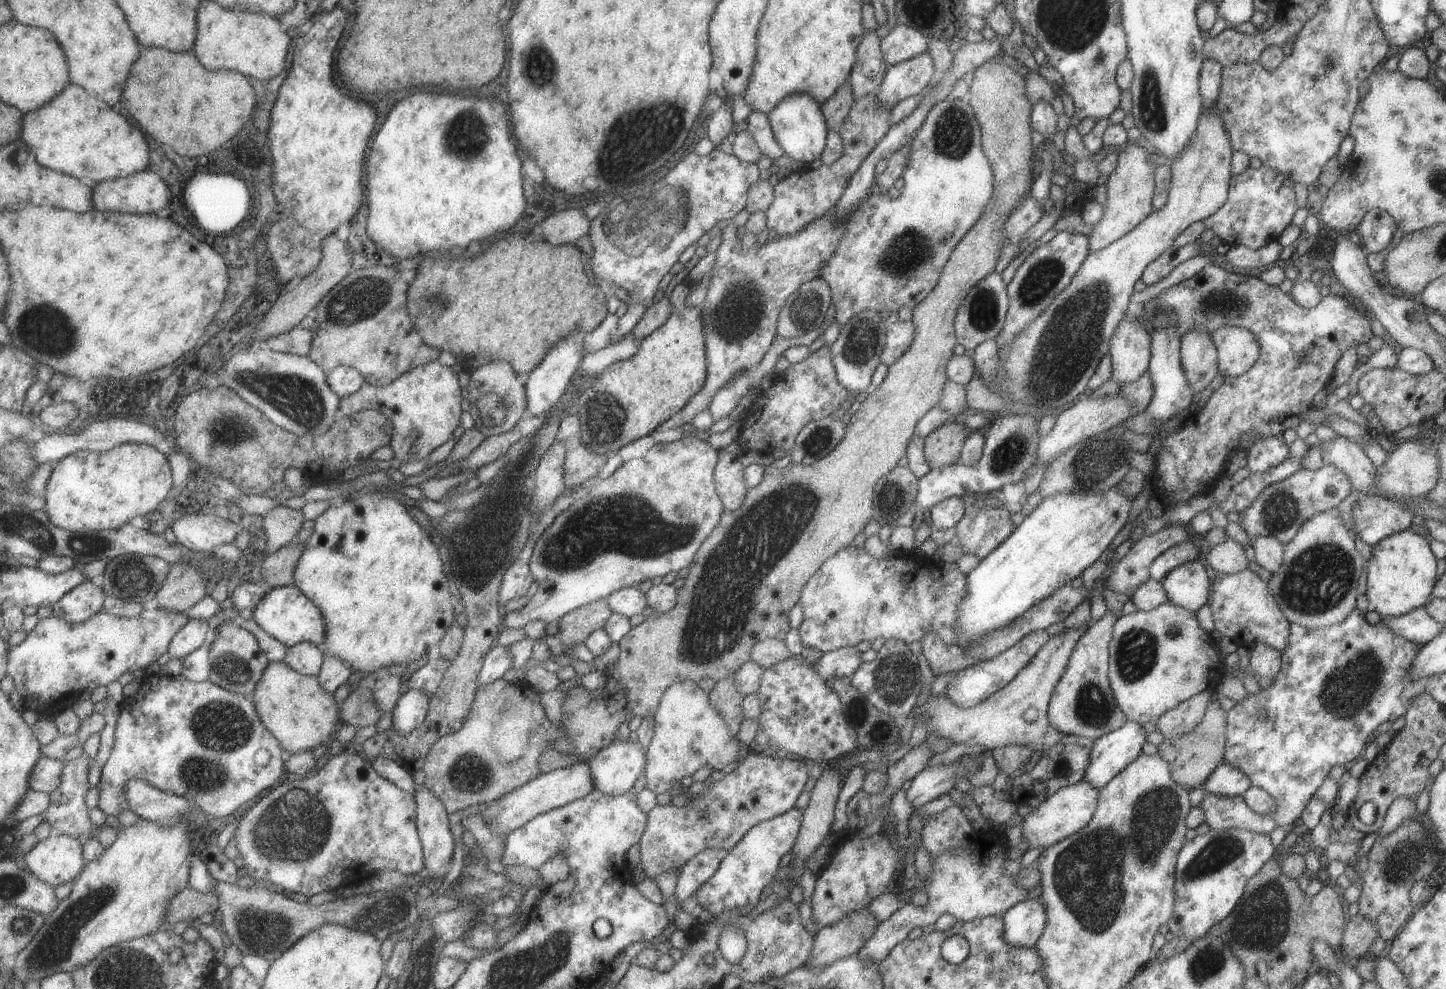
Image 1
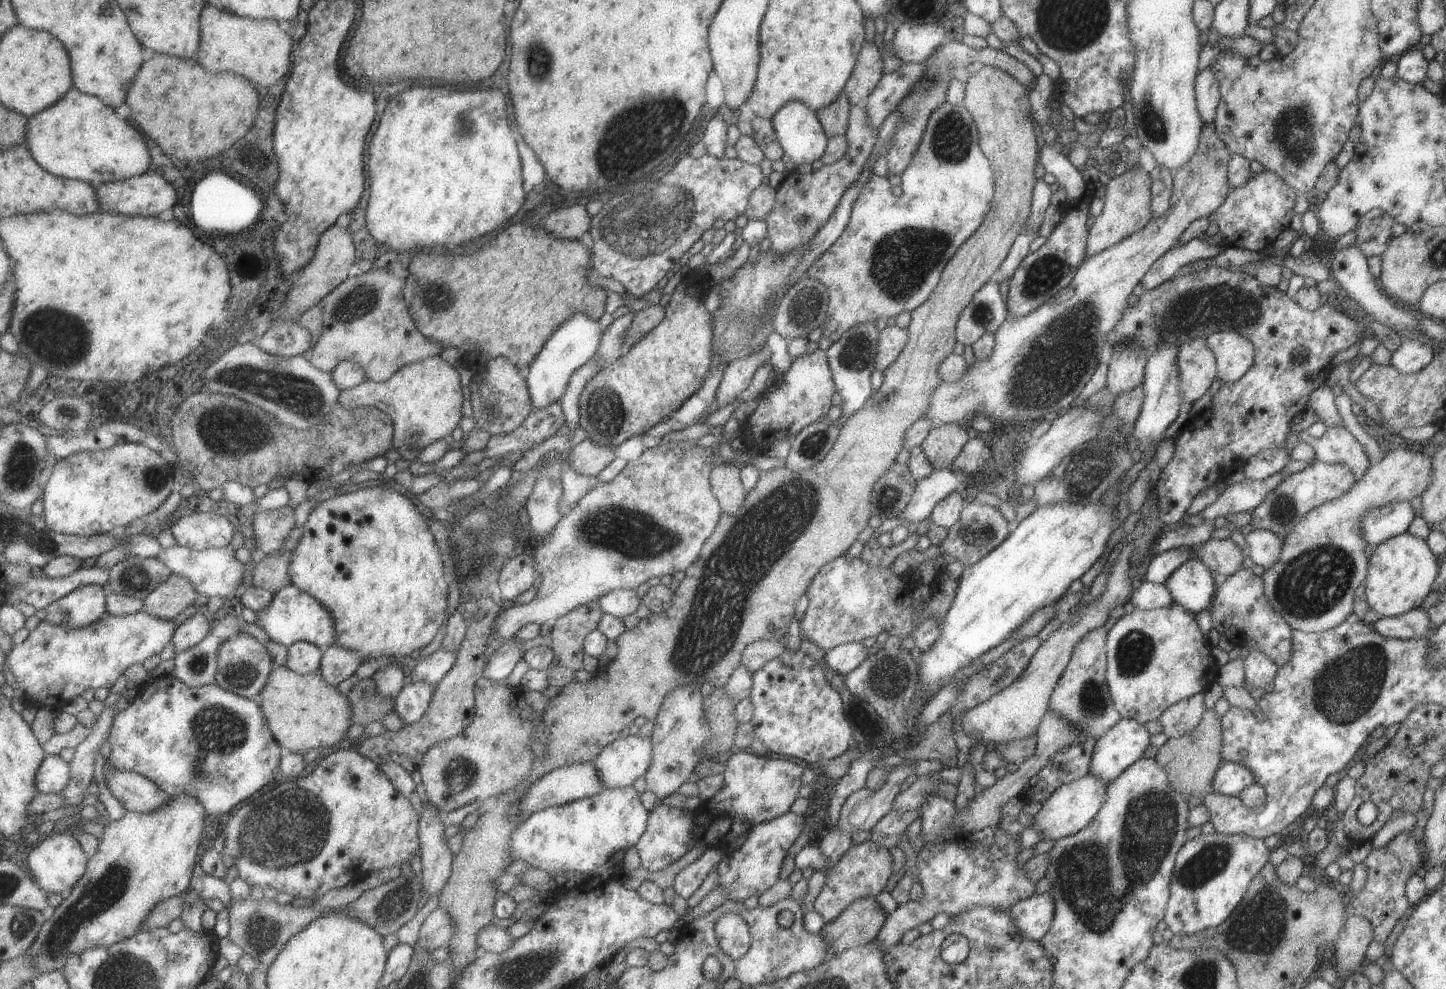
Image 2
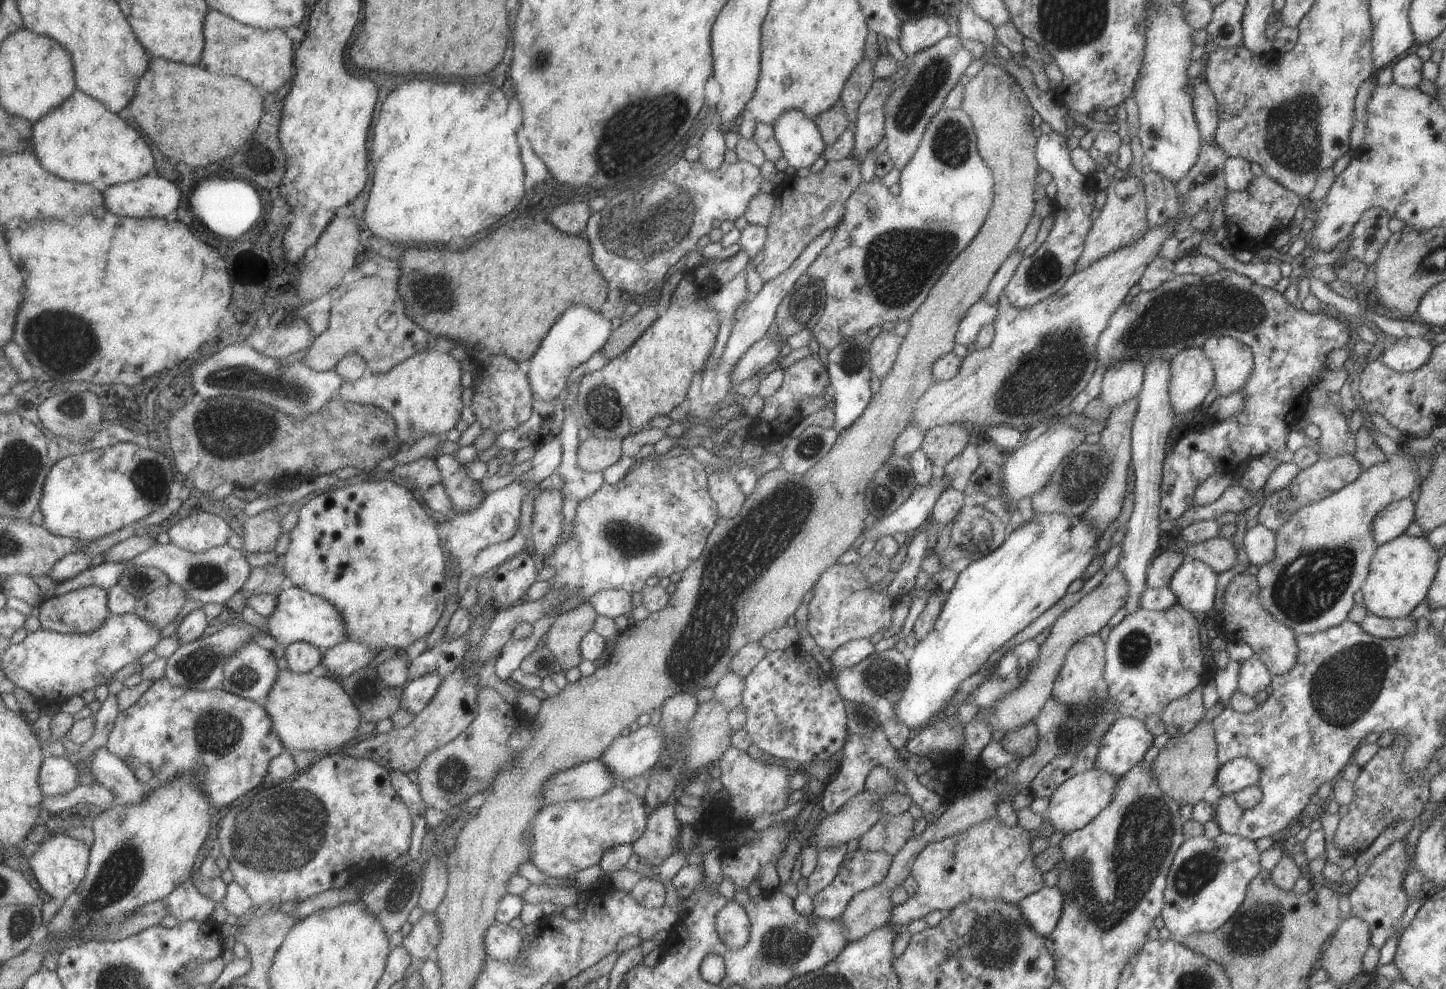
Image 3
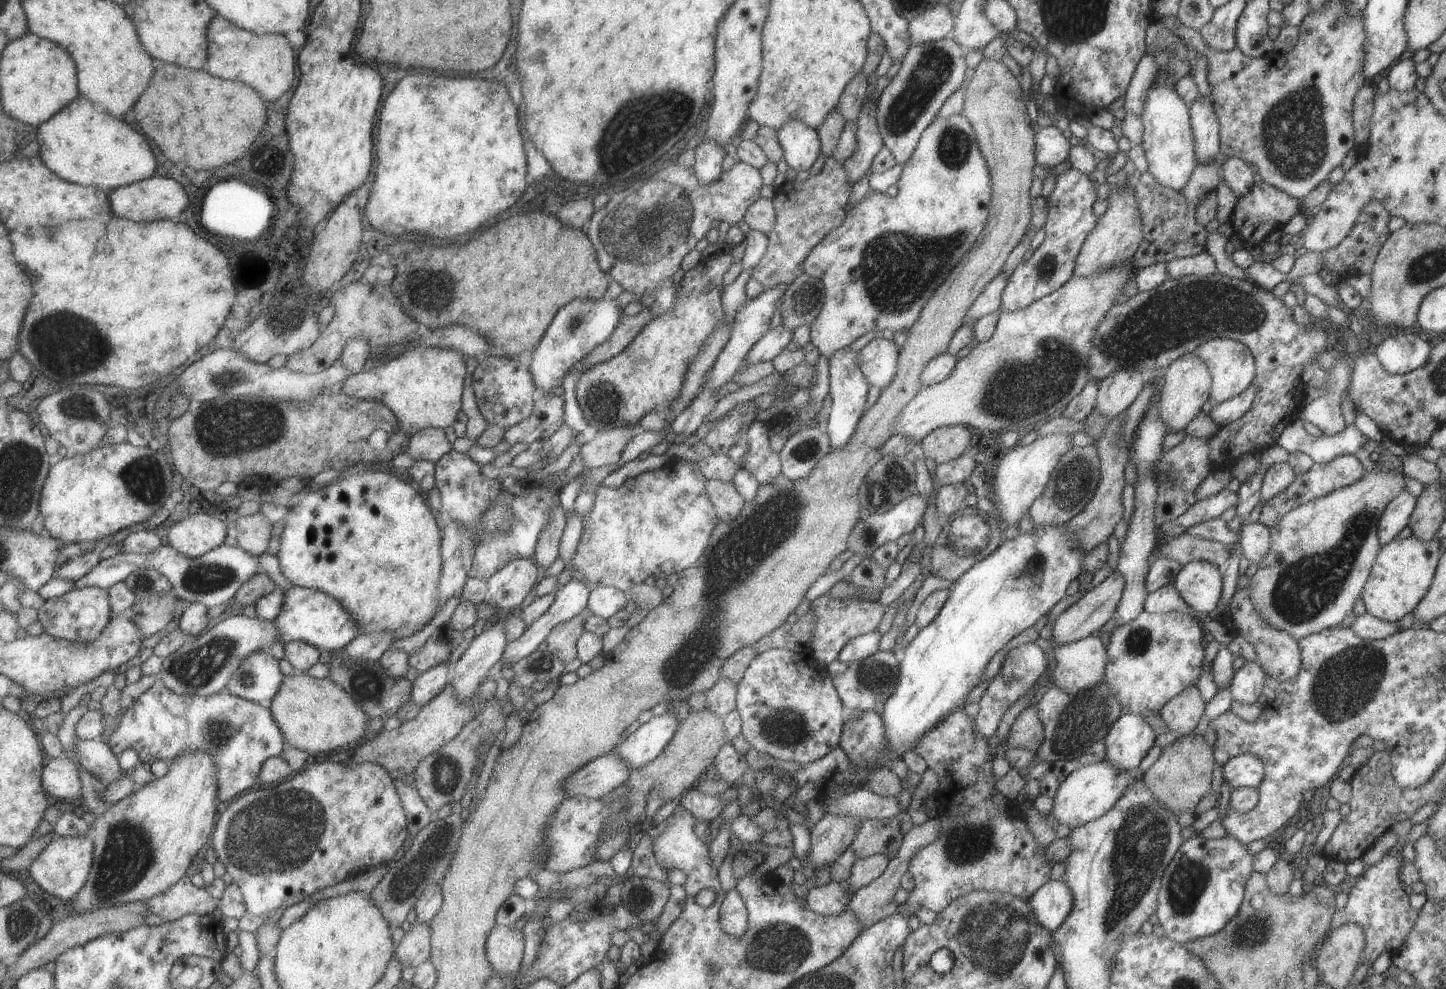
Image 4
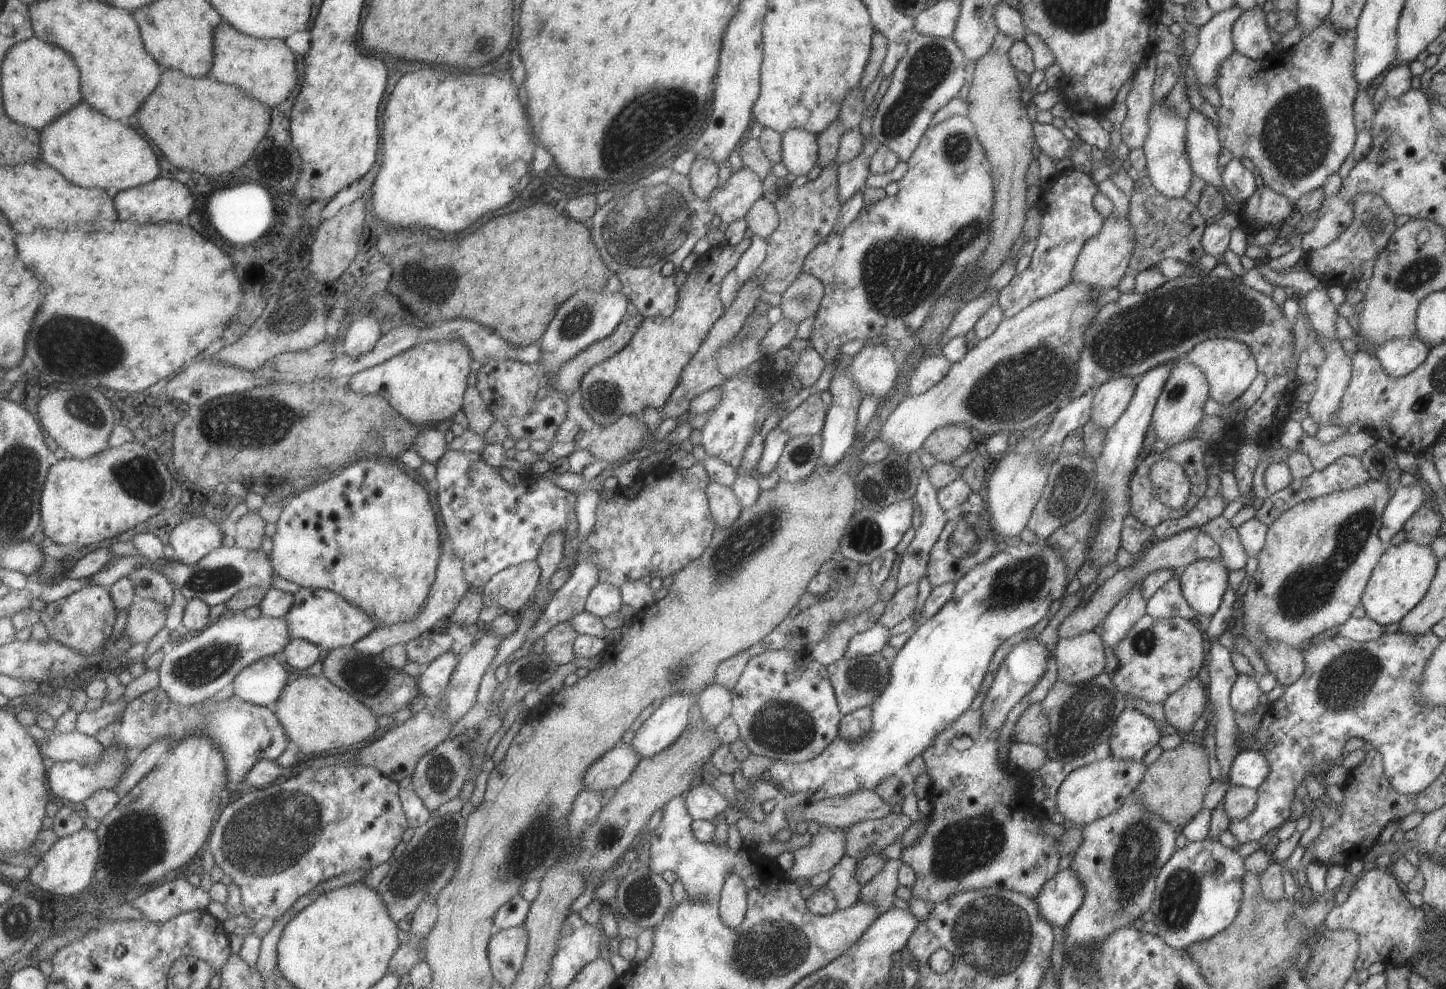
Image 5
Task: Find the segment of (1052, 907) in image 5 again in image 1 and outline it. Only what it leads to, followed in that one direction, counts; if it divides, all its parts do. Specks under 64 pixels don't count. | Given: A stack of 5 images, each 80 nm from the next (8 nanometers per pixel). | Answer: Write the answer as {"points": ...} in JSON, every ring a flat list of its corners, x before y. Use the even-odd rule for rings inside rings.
{"points":[[1037,899,1019,901,1008,908,1000,919,1003,921,1002,939,1009,947,1033,949,1044,927,1044,908]]}

